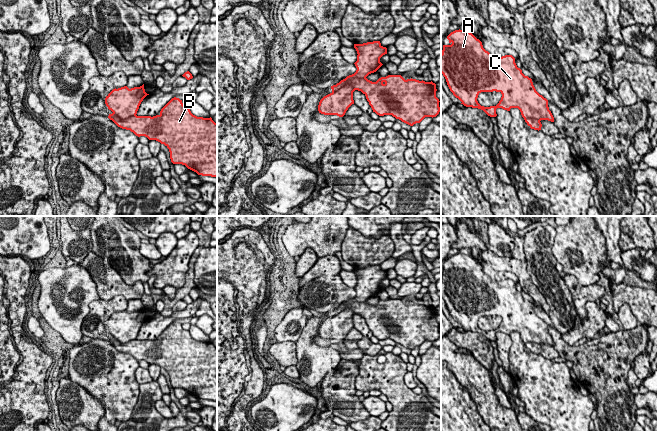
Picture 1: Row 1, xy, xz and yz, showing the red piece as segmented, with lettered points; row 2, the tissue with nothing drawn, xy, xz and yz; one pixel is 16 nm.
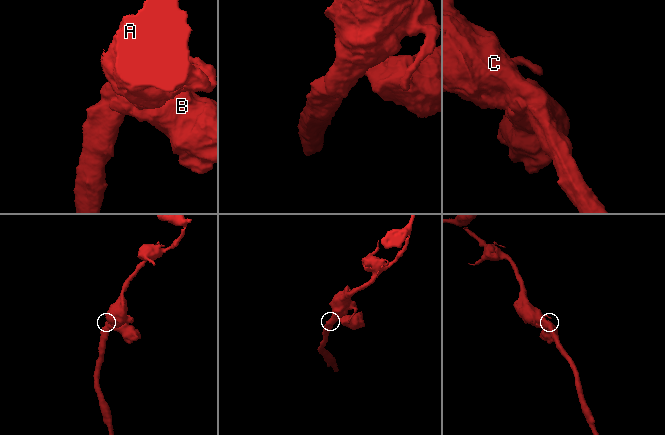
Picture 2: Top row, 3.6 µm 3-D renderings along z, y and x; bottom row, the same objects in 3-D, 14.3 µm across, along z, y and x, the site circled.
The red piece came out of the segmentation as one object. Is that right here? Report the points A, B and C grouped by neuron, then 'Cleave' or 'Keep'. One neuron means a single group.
Groups: A B C. Keep

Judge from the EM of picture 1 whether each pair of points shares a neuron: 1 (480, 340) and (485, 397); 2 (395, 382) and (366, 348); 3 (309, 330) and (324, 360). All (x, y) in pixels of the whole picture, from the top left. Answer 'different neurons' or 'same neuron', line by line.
1: different neurons
2: different neurons
3: same neuron

